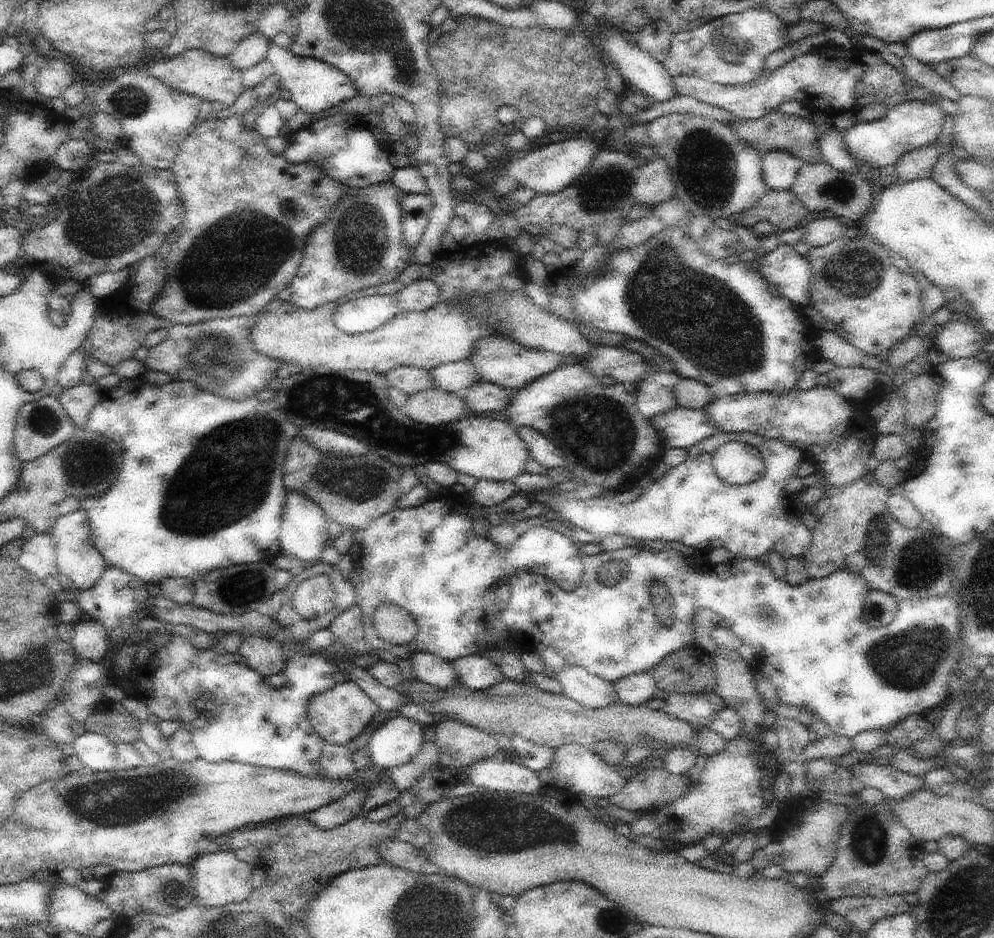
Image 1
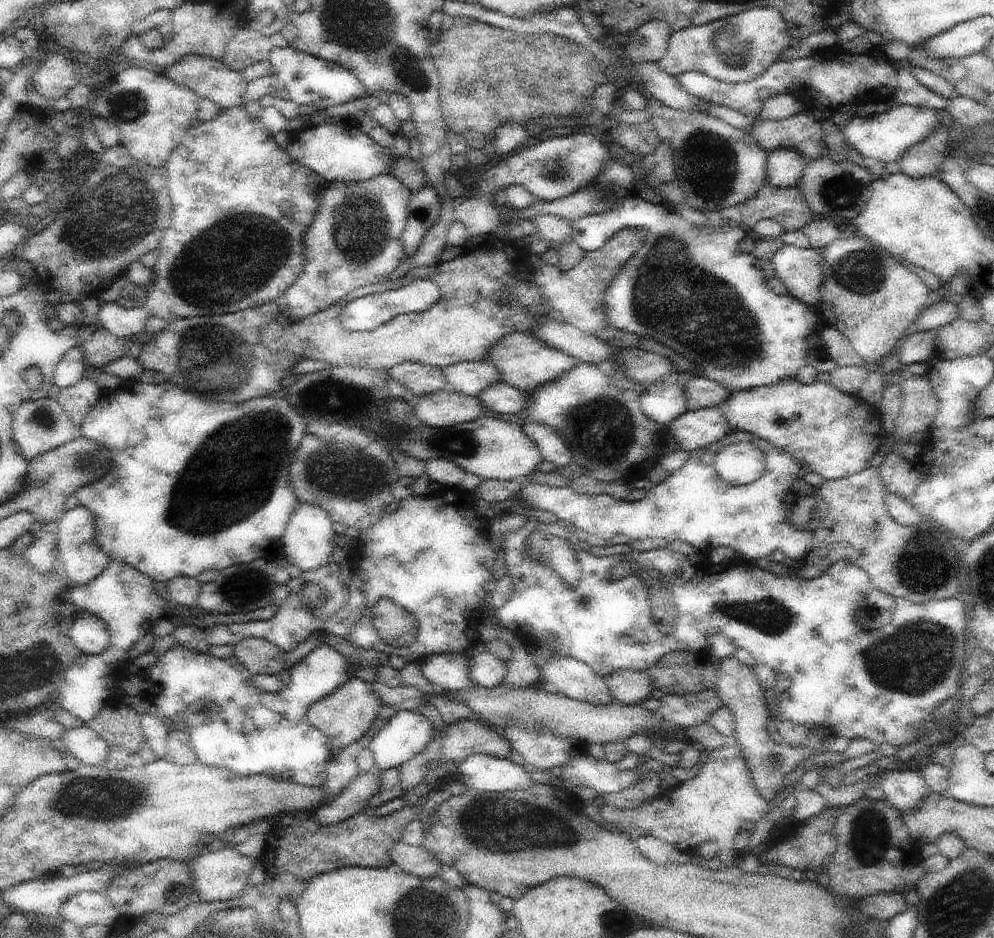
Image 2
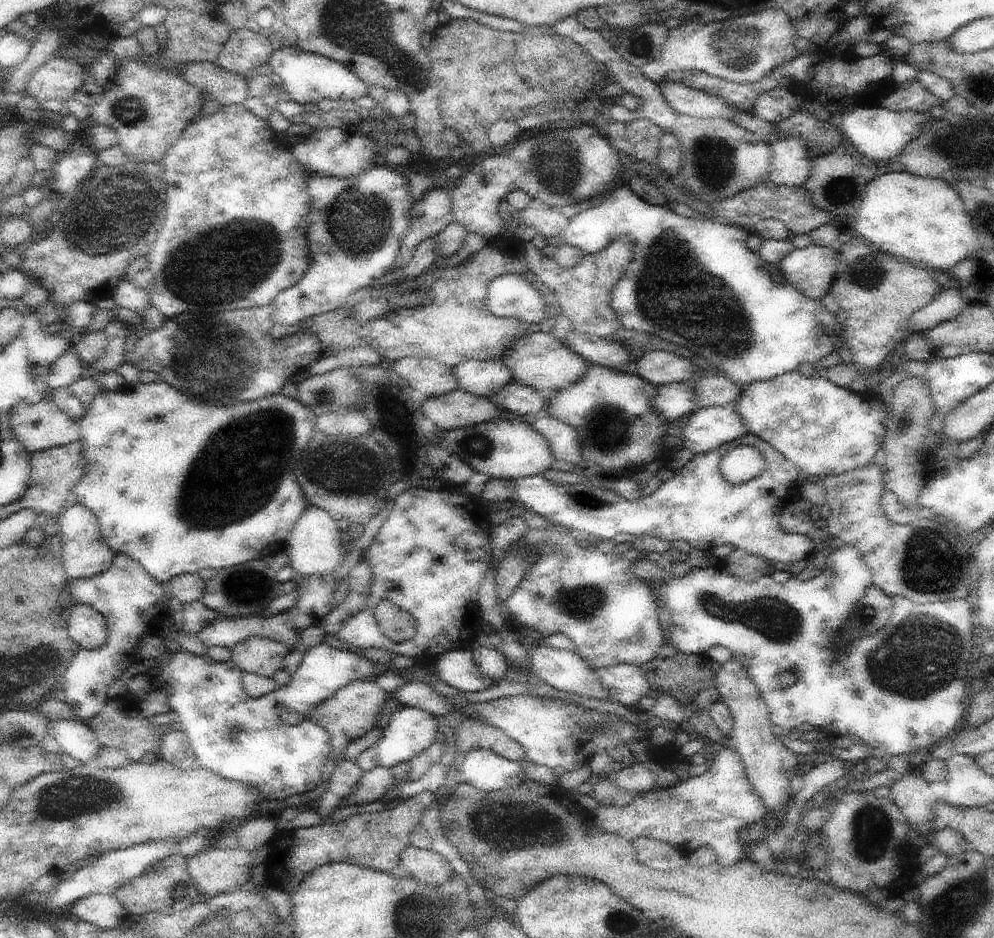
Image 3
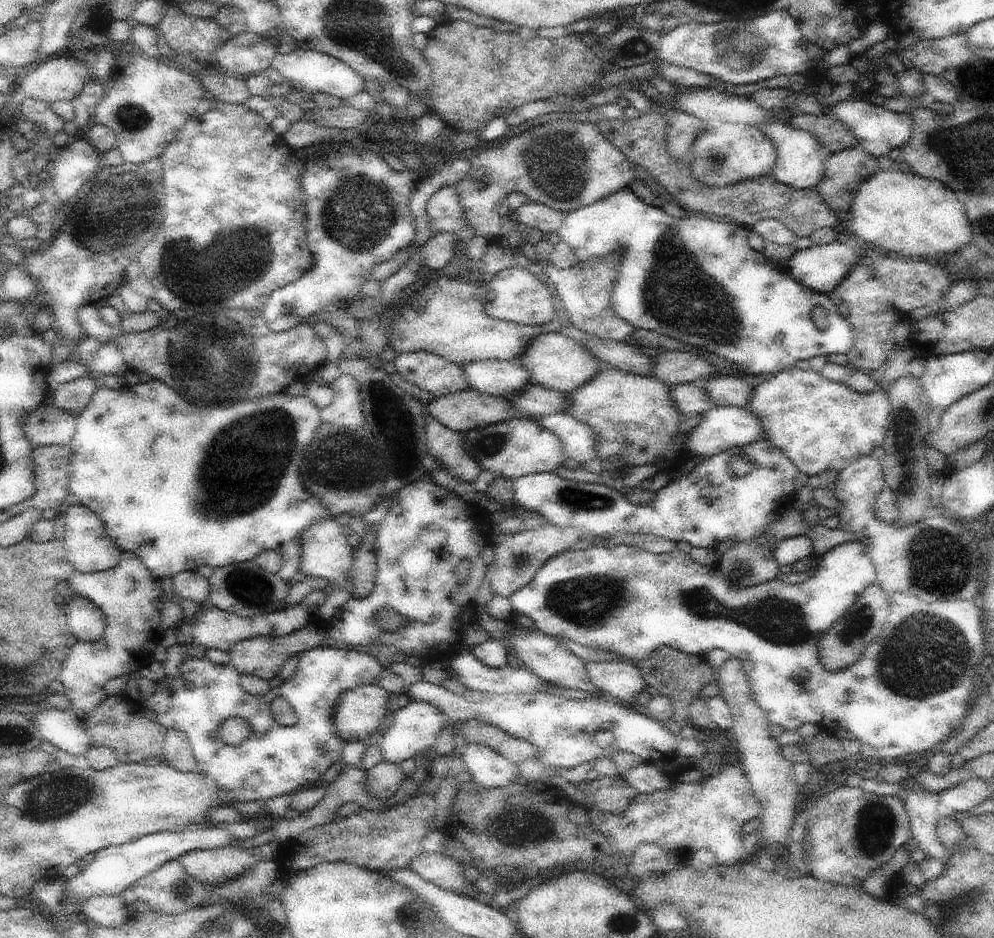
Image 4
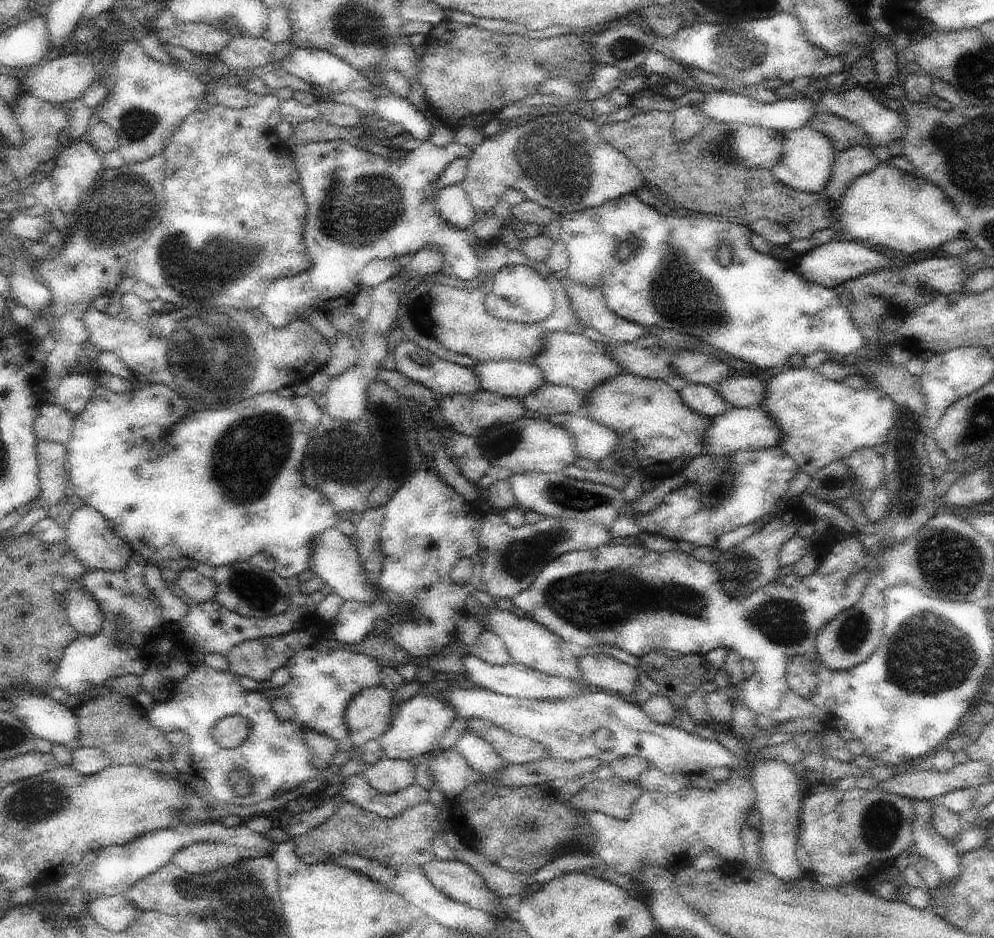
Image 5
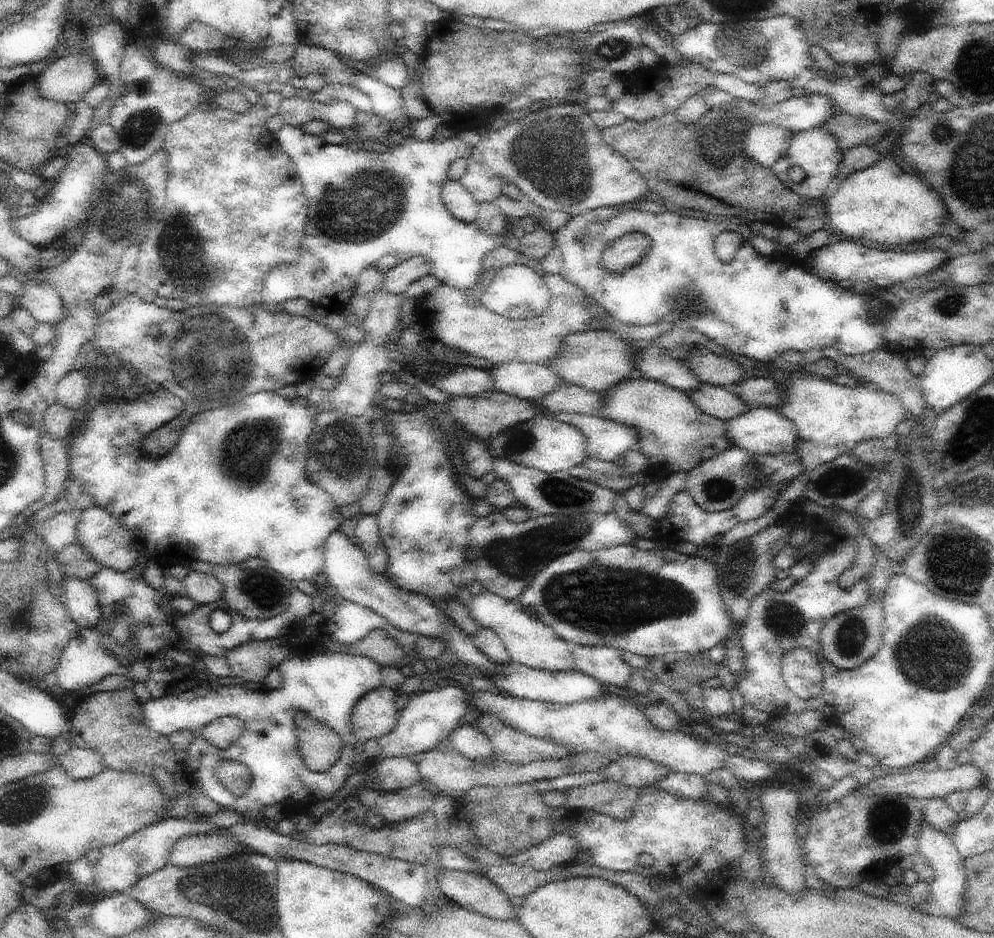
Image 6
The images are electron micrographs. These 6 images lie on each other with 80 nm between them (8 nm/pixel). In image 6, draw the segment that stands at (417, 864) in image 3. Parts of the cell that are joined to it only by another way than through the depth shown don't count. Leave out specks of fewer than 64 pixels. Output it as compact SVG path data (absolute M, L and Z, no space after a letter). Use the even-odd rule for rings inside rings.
M440 864L437 867L439 868L437 881L440 894L452 903L491 919L517 919L518 908L510 904L510 899L489 878L486 878L485 874L447 869Z

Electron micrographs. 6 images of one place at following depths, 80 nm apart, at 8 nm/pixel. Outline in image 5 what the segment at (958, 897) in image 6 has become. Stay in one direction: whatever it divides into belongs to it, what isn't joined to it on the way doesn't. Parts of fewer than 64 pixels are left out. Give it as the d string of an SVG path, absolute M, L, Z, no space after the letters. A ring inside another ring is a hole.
M913 800L913 844L917 852L931 860L939 868L941 884L943 888L950 882L955 881L960 874L960 852L946 837L938 834L933 823L933 804L935 800Z

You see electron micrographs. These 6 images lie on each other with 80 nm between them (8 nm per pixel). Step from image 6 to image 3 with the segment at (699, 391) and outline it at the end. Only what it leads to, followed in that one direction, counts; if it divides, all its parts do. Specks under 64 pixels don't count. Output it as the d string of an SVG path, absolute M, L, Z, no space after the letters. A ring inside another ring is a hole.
M680 381L659 386L650 406L670 424L680 422L683 416L691 416L698 410L693 383Z

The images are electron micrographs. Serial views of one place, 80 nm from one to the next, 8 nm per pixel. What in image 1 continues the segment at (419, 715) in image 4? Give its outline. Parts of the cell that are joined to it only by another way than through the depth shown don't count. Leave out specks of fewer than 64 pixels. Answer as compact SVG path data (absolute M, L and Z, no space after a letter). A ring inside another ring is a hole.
M389 718L368 743L373 764L380 769L408 764L425 743L423 730L413 719Z

